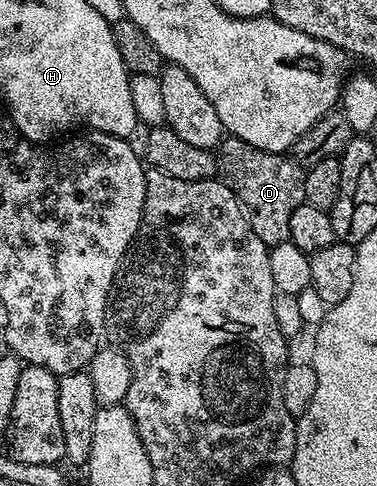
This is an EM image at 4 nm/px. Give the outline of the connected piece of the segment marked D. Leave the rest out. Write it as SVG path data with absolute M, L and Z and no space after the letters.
M228 135L218 145L216 171L219 180L230 187L254 235L258 235L264 245L281 245L288 240L290 215L294 215L294 211L305 204L306 195L306 170L295 157L288 153L262 151L258 147L250 147L250 143L242 139Z

